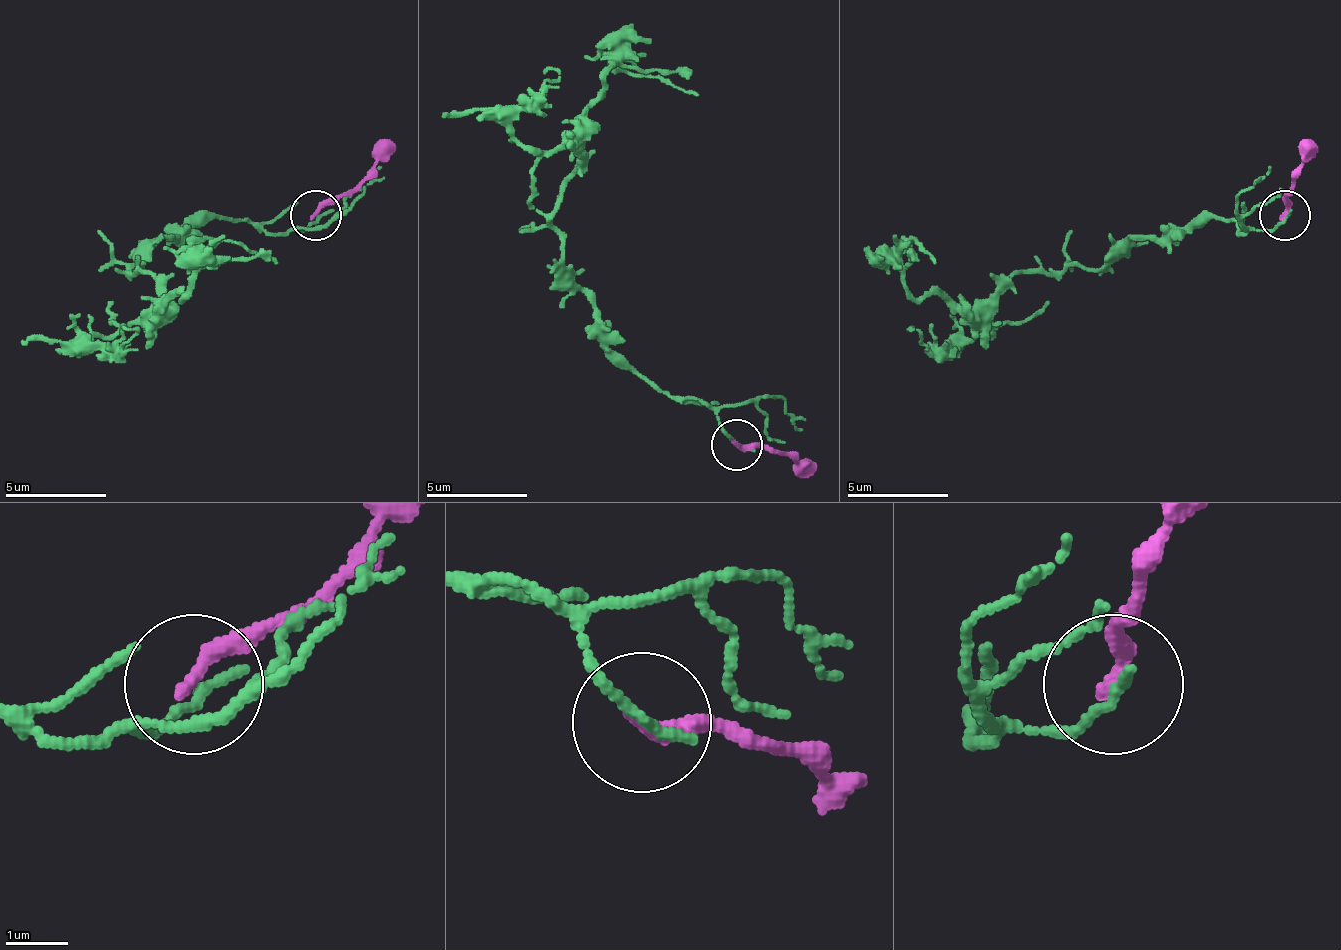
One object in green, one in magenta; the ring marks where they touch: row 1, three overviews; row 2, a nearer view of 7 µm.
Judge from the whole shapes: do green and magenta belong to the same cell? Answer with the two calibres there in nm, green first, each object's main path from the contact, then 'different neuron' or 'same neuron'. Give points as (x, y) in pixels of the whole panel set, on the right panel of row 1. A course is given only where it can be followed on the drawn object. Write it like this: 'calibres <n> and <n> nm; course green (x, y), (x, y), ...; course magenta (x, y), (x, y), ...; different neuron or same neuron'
calibres 200 and 280 nm; course green (1286, 214), (1139, 234), (1098, 270), (1017, 270), (971, 305), (915, 300), (910, 259), (936, 264); course magenta (1286, 214), (1291, 178), (1306, 138); different neuron

